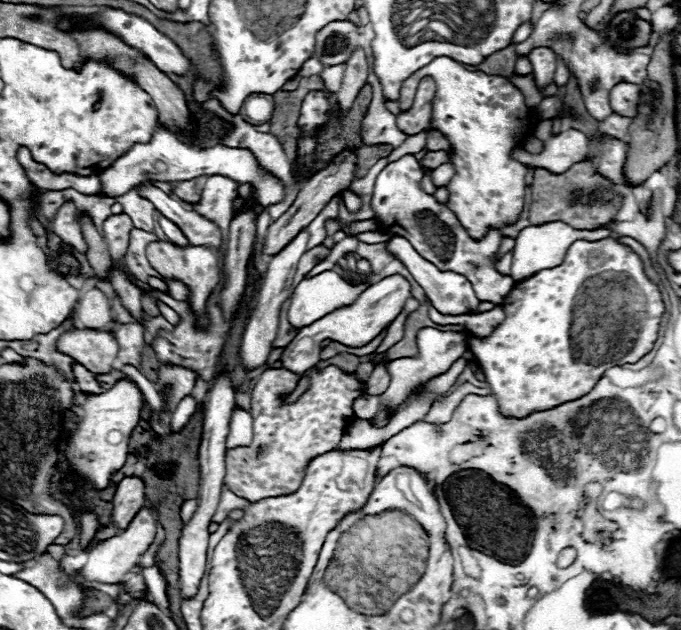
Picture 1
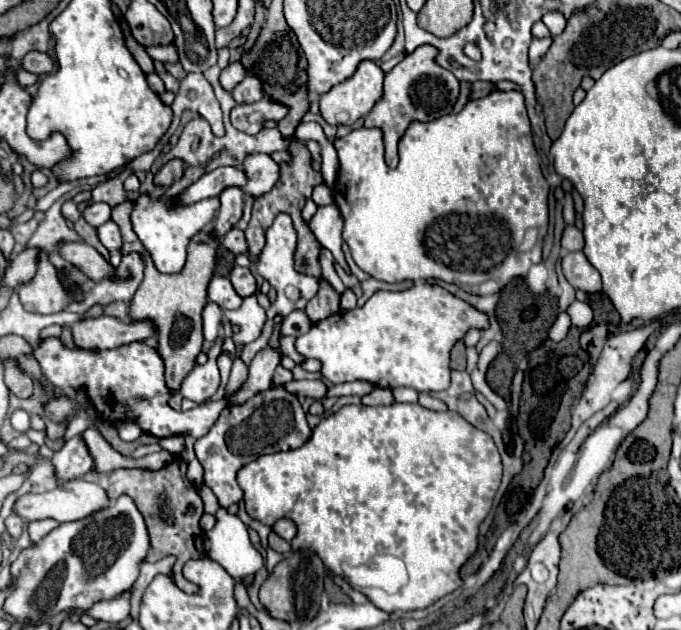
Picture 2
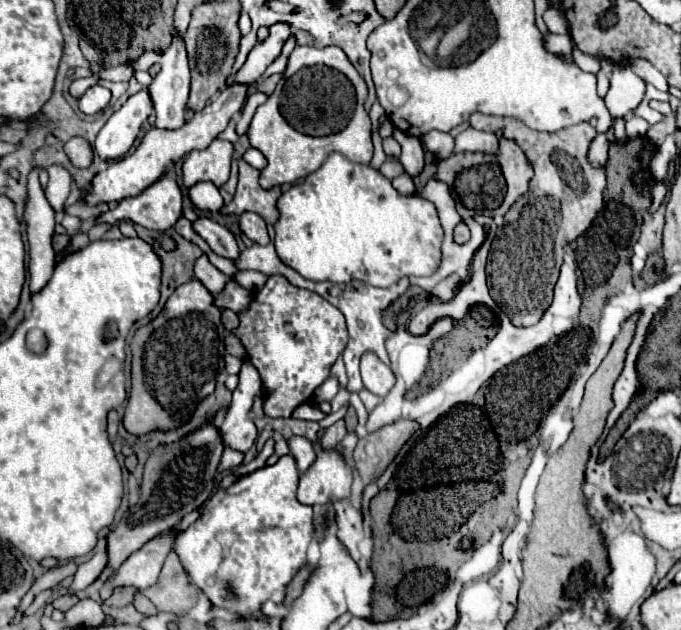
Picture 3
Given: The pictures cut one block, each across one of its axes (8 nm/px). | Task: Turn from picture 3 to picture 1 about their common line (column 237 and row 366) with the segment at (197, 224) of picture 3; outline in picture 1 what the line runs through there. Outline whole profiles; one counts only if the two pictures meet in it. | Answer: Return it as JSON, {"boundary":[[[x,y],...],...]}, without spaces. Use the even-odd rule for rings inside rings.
{"boundary":[[[300,230],[298,236],[288,242],[276,256],[270,258],[268,262],[268,270],[264,274],[264,280],[262,280],[262,286],[258,290],[258,300],[256,300],[256,306],[250,314],[250,320],[246,324],[246,330],[244,330],[244,336],[242,336],[242,344],[240,344],[240,364],[250,372],[258,366],[262,366],[272,350],[272,342],[276,338],[276,332],[278,332],[278,316],[280,316],[280,308],[284,304],[284,300],[292,294],[294,290],[294,284],[292,284],[292,278],[294,278],[294,272],[296,272],[296,264],[300,260],[300,256],[306,252],[306,244],[308,244],[308,230]]]}

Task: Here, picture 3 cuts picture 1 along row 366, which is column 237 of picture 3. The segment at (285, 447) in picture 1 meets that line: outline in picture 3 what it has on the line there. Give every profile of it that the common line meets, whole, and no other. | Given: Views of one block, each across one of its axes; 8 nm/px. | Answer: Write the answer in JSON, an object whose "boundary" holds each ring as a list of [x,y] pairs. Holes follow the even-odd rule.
{"boundary":[[[268,276],[266,284],[254,294],[252,304],[238,314],[240,324],[234,330],[234,334],[240,338],[242,346],[246,348],[246,356],[252,366],[260,372],[262,378],[262,390],[268,394],[264,400],[264,412],[272,418],[288,418],[294,408],[302,402],[310,402],[314,390],[328,378],[330,366],[336,362],[336,358],[342,354],[342,350],[348,344],[348,330],[344,316],[338,308],[334,308],[330,302],[326,302],[316,292],[300,290],[292,286],[284,276]]]}

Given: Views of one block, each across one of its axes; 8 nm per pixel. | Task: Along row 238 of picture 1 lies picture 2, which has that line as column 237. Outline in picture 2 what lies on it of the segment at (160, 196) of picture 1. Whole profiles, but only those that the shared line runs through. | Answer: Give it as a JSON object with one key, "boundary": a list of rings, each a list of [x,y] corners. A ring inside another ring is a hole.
{"boundary":[[[226,188],[220,194],[220,210],[216,214],[214,226],[212,226],[212,236],[222,240],[222,236],[242,218],[242,206],[244,206],[244,194],[240,188]]]}

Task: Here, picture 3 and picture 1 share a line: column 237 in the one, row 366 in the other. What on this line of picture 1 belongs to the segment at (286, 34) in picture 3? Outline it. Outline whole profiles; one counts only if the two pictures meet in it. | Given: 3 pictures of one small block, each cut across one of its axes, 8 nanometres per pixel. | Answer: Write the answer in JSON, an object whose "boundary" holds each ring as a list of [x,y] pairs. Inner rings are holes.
{"boundary":[[[74,364],[72,370],[74,370],[74,378],[76,378],[78,390],[82,390],[86,394],[100,394],[100,392],[104,392],[104,388],[98,384],[96,376],[90,370],[86,370],[80,364]]]}

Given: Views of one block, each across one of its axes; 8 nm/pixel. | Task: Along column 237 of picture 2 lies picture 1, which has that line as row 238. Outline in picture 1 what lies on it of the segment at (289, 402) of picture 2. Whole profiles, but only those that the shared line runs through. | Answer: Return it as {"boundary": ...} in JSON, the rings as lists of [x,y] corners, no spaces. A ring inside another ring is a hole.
{"boundary":[[[406,154],[396,162],[390,162],[378,174],[372,194],[372,210],[376,212],[380,228],[384,232],[404,236],[412,244],[412,248],[416,248],[416,252],[424,256],[424,260],[436,264],[436,268],[468,276],[480,300],[502,304],[504,296],[508,296],[508,292],[514,286],[514,280],[506,274],[500,274],[494,262],[494,256],[498,254],[502,242],[502,232],[498,228],[490,228],[482,240],[472,240],[466,228],[454,216],[454,212],[420,188],[422,178],[424,170],[420,168],[418,160],[412,158],[412,154]]]}

